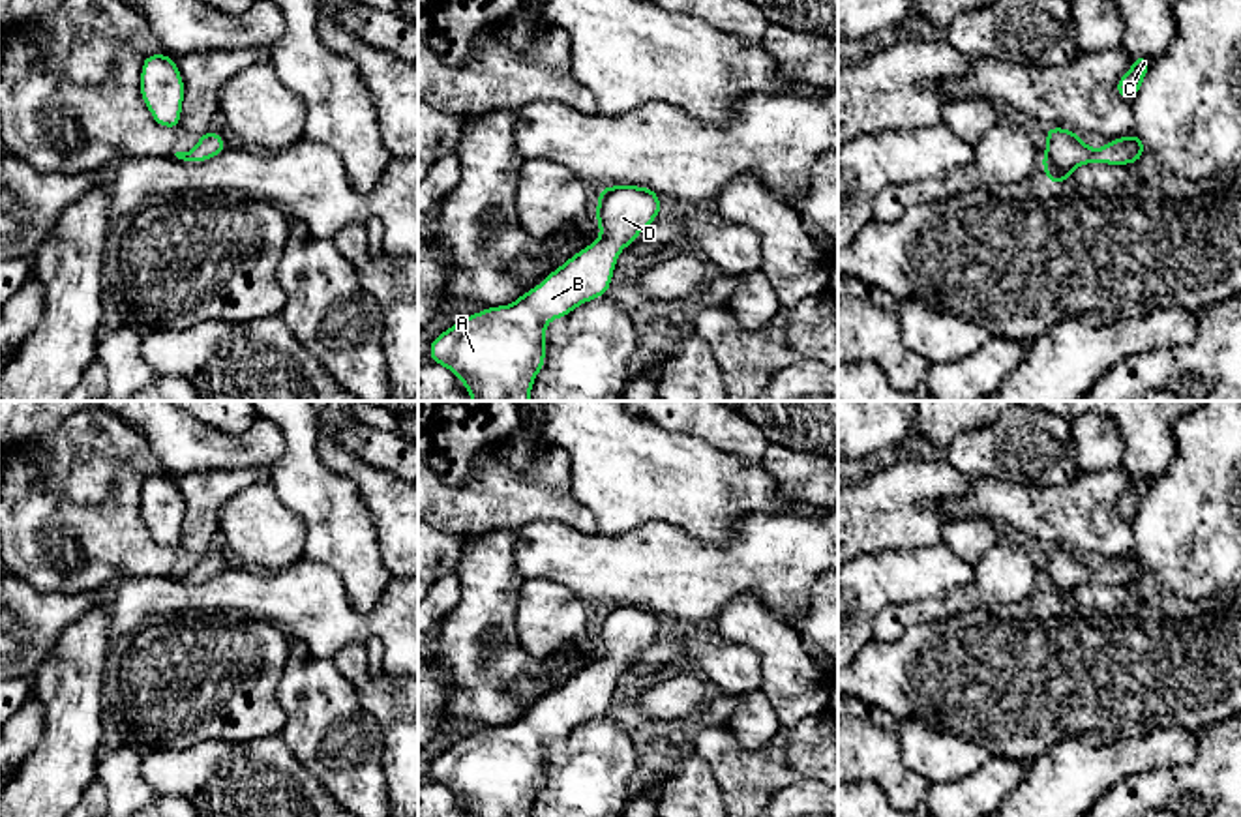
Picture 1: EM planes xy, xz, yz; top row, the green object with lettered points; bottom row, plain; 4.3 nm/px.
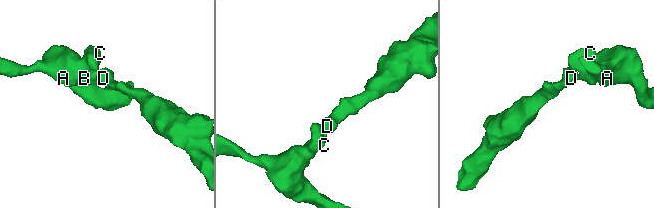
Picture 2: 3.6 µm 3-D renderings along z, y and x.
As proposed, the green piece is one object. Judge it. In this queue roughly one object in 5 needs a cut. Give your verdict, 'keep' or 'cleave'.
keep

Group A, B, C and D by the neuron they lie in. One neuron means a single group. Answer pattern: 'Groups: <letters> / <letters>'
Groups: A B C D

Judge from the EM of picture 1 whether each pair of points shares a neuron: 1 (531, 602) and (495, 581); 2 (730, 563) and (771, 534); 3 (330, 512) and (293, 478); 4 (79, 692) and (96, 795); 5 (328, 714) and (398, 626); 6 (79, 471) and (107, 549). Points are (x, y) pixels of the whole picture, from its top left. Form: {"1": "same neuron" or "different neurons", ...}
{"1": "different neurons", "2": "same neuron", "3": "same neuron", "4": "different neurons", "5": "different neurons", "6": "different neurons"}

